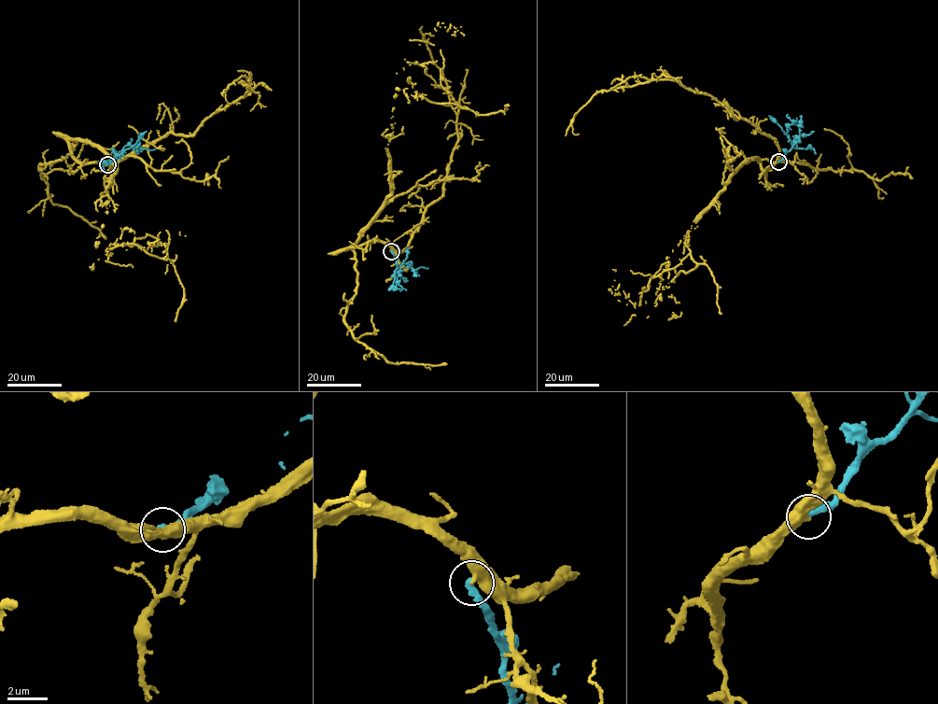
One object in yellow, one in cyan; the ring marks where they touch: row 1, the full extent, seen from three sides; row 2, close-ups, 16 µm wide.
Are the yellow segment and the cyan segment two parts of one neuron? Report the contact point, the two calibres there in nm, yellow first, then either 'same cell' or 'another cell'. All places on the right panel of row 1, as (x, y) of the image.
place (778, 161); calibres 500 and 360 nm; another cell

